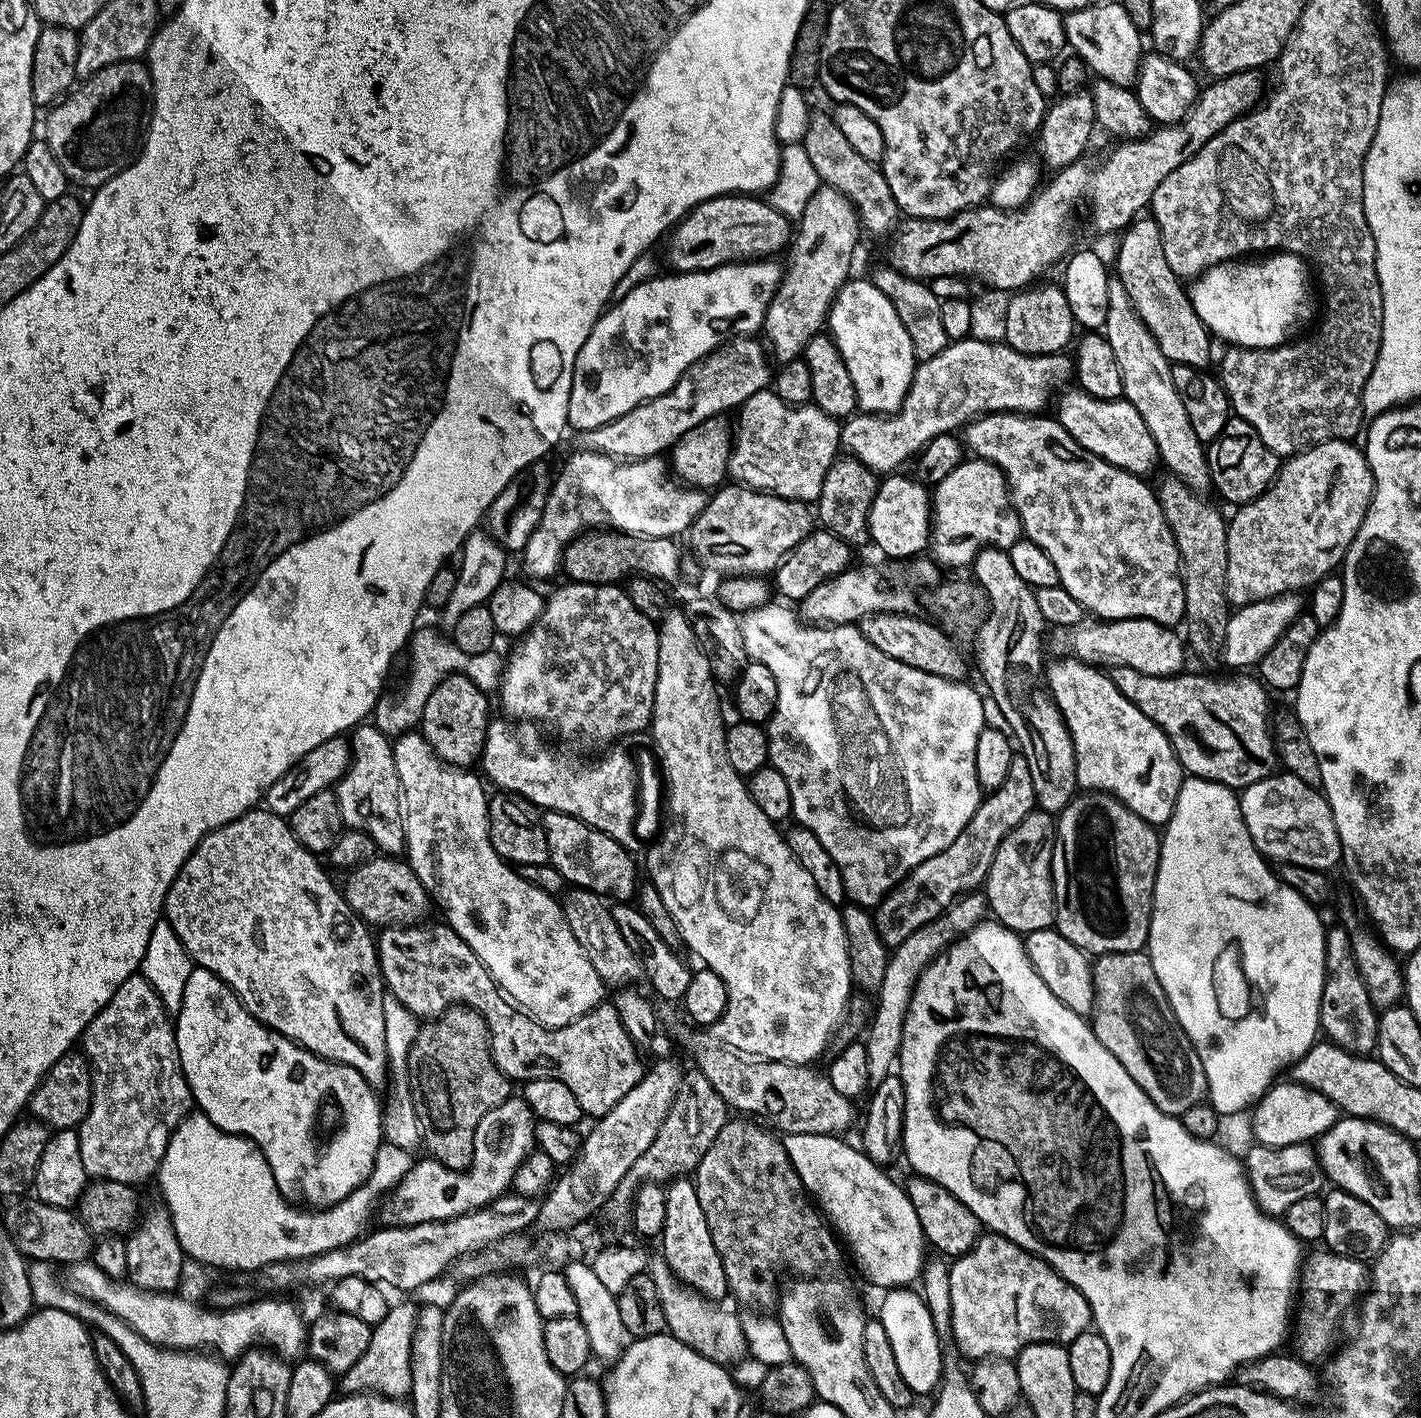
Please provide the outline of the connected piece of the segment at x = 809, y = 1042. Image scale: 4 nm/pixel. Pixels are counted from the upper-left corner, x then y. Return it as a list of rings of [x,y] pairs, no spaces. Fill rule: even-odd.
[[[668,610],[658,624],[658,674],[656,689],[652,703],[652,744],[656,747],[656,756],[660,759],[660,768],[668,779],[668,825],[660,836],[660,841],[648,852],[647,879],[662,894],[662,902],[666,902],[666,910],[670,910],[670,918],[680,931],[683,947],[689,948],[707,971],[718,974],[726,986],[726,1010],[718,1023],[711,1025],[713,1041],[723,1047],[731,1048],[749,1058],[761,1060],[781,1060],[787,1064],[811,1065],[829,1047],[832,1032],[836,1025],[845,1019],[850,997],[854,992],[852,975],[850,974],[850,958],[846,946],[846,934],[842,930],[840,908],[831,904],[814,886],[814,878],[802,870],[802,866],[794,858],[788,848],[787,839],[779,832],[777,825],[754,802],[748,793],[745,777],[740,776],[734,766],[730,766],[730,758],[726,758],[726,719],[720,713],[720,696],[716,693],[718,681],[710,670],[710,662],[704,651],[700,649],[698,638],[694,638],[694,630],[690,630],[690,622],[683,611]]]

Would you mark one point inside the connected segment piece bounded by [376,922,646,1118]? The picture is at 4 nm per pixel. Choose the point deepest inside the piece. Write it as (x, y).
(427, 967)

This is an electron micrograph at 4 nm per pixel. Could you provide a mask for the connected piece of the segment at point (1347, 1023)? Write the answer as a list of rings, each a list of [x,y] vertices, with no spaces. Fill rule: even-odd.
[[[1343,926],[1329,927],[1324,937],[1326,962],[1320,1003],[1320,1032],[1328,1035],[1325,1037],[1342,1050],[1353,1052],[1355,1056],[1367,1057],[1376,1051],[1378,1009],[1366,990],[1362,970],[1358,970],[1358,958],[1354,958],[1351,931]]]

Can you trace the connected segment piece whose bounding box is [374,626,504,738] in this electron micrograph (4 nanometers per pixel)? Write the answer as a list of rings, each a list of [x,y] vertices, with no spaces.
[[[420,626],[413,631],[406,646],[408,677],[404,680],[404,689],[389,700],[388,697],[381,698],[376,703],[374,724],[389,738],[413,731],[424,716],[430,694],[434,694],[438,685],[448,676],[453,676],[455,672],[460,672],[466,678],[470,678],[470,682],[474,682],[474,686],[478,686],[478,690],[483,692],[492,694],[500,687],[500,678],[504,675],[504,660],[502,656],[499,656],[499,651],[493,650],[486,654],[462,654],[462,650],[458,650],[458,646],[453,644],[447,635],[433,628]]]

